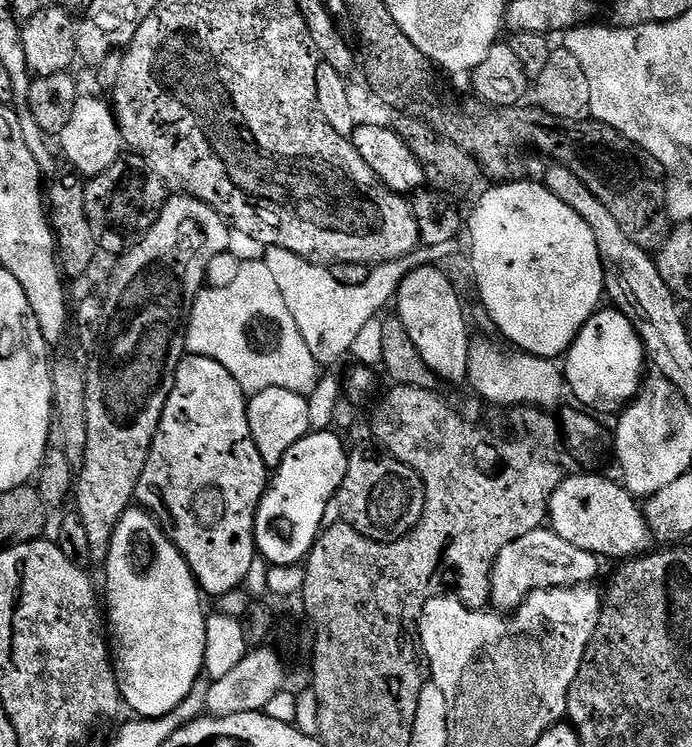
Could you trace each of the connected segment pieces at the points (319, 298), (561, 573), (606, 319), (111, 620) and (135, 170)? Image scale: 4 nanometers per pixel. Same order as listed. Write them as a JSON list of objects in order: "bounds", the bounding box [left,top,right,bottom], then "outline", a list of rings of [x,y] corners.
[{"bounds":[263,248,411,366],"outline":[[[268,248],[263,262],[274,273],[278,290],[282,290],[282,298],[290,309],[290,318],[294,318],[310,353],[320,366],[338,363],[355,346],[364,327],[387,304],[389,307],[395,301],[401,282],[411,273],[408,271],[408,256],[404,256],[400,260],[375,265],[362,286],[342,286],[334,282],[327,267],[313,264],[311,260],[290,250]]]},{"bounds":[491,527,601,614],"outline":[[[547,527],[539,528],[526,534],[526,538],[518,538],[518,542],[510,542],[510,546],[502,550],[492,571],[491,603],[497,604],[495,607],[501,613],[511,614],[532,592],[591,585],[596,582],[592,580],[600,576],[600,564],[601,557],[570,546],[566,538],[558,538],[558,534]]]},{"bounds":[562,306,646,414],"outline":[[[612,306],[601,307],[584,323],[566,353],[567,360],[568,365],[564,364],[562,368],[567,391],[576,395],[577,405],[596,414],[616,414],[631,404],[646,376],[646,353],[636,327],[628,317]]]},{"bounds":[106,506,208,720],"outline":[[[139,506],[128,508],[122,514],[108,547],[106,567],[106,624],[110,629],[110,647],[116,679],[120,681],[120,695],[129,713],[132,711],[132,714],[145,720],[160,720],[175,710],[205,675],[208,616],[200,605],[202,589],[192,576],[183,554],[164,533],[155,516]]]},{"bounds":[84,154,166,258],"outline":[[[128,154],[102,174],[91,177],[84,185],[84,193],[86,218],[90,218],[90,230],[94,230],[97,249],[119,258],[155,226],[160,211],[164,209],[166,185],[148,167],[148,161],[143,156]]]}]

